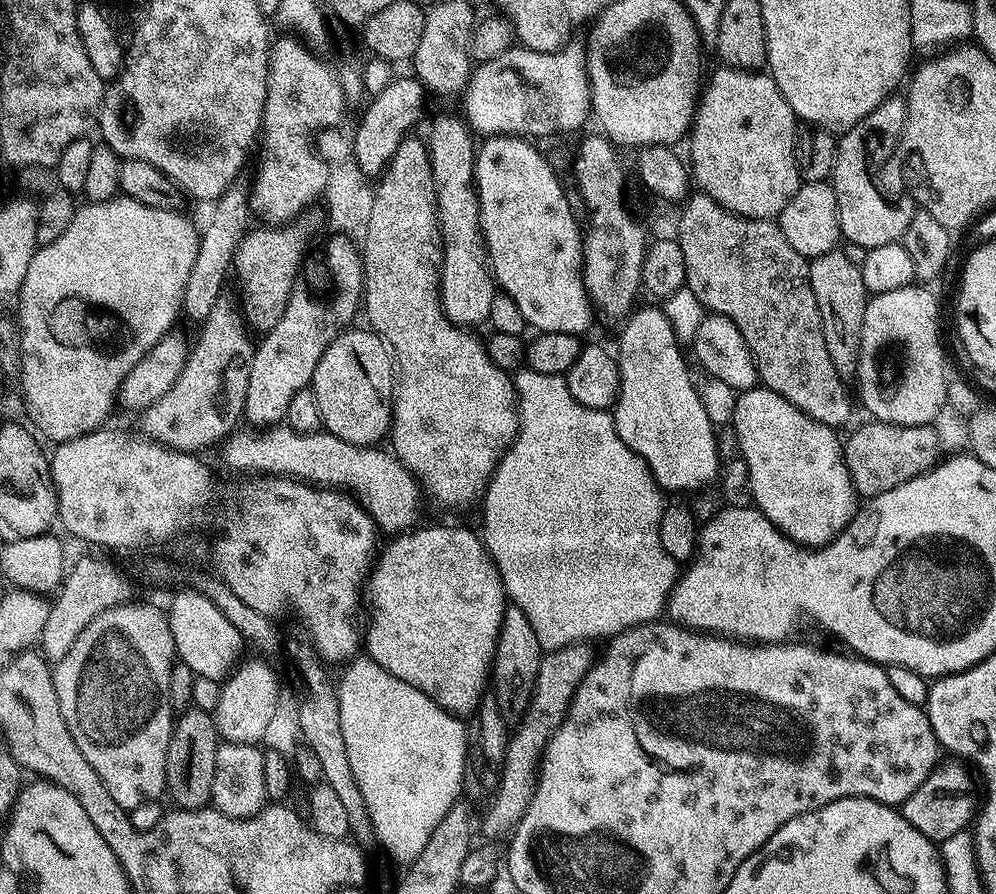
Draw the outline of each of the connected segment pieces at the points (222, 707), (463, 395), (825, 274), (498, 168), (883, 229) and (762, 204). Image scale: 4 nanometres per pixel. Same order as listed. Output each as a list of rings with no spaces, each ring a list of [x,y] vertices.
[[[246,660],[233,668],[223,681],[214,719],[221,741],[259,745],[260,739],[267,734],[268,727],[276,716],[276,707],[280,704],[280,680],[266,661]]]
[[[405,138],[397,147],[386,171],[379,177],[380,185],[374,188],[373,209],[366,227],[362,232],[362,259],[364,261],[364,303],[363,311],[368,311],[368,320],[371,331],[384,337],[393,357],[395,367],[398,369],[398,387],[392,402],[392,427],[390,429],[391,451],[407,466],[417,479],[426,487],[436,500],[444,504],[460,504],[463,500],[472,500],[481,495],[496,471],[496,465],[508,452],[508,447],[514,442],[516,432],[520,429],[520,414],[516,399],[516,386],[513,377],[503,372],[498,366],[494,366],[488,357],[487,347],[476,336],[471,336],[471,331],[463,327],[451,324],[444,317],[444,308],[440,305],[440,269],[438,267],[442,259],[440,246],[440,225],[436,222],[436,187],[432,177],[432,167],[428,157],[428,145],[423,139],[412,140]]]
[[[837,250],[811,257],[808,269],[810,286],[814,286],[814,298],[818,298],[818,314],[822,318],[830,358],[834,358],[836,368],[855,369],[862,338],[862,318],[870,299],[870,293],[862,282],[860,266],[851,263],[846,254]]]
[[[489,135],[483,142],[476,153],[474,183],[480,197],[484,247],[488,250],[488,262],[497,285],[514,298],[529,329],[537,333],[584,334],[592,324],[594,309],[584,289],[582,228],[579,223],[576,225],[572,204],[551,162],[535,148],[537,145],[531,139],[522,136]]]
[[[893,94],[882,101],[870,115],[862,118],[862,122],[839,137],[830,183],[838,198],[840,234],[847,242],[869,249],[903,241],[906,226],[910,226],[910,218],[918,210],[916,201],[907,194],[901,195],[900,204],[887,200],[876,189],[876,180],[872,177],[872,164],[887,165],[904,133],[907,117],[907,99],[903,95]]]
[[[717,67],[712,77],[707,77],[706,87],[699,99],[694,125],[690,130],[692,160],[690,176],[700,183],[699,191],[714,198],[726,210],[755,220],[779,217],[781,210],[794,198],[801,186],[800,171],[796,165],[796,130],[798,117],[790,110],[782,90],[763,71],[745,72],[743,68]]]

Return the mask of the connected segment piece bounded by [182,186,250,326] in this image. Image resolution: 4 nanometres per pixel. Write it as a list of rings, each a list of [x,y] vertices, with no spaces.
[[[233,186],[226,189],[218,200],[202,200],[195,205],[196,209],[190,212],[192,225],[200,235],[198,258],[194,258],[194,267],[190,270],[190,278],[186,281],[184,303],[182,305],[183,319],[193,320],[194,325],[200,326],[204,320],[210,318],[210,310],[222,299],[220,292],[224,283],[229,283],[232,272],[232,259],[236,247],[245,232],[249,231],[250,209],[248,206],[249,189]]]

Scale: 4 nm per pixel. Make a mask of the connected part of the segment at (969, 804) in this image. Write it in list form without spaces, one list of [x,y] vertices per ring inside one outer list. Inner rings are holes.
[[[941,763],[937,766],[928,775],[926,782],[922,782],[922,786],[918,786],[918,790],[914,790],[914,794],[910,794],[910,798],[906,798],[902,805],[906,822],[910,822],[914,830],[926,834],[926,838],[934,842],[965,831],[978,812],[978,792],[972,789],[973,773],[963,763],[952,763],[956,764]]]

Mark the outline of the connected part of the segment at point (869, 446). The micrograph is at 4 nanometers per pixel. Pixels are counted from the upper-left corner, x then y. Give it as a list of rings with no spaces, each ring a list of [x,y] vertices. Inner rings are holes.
[[[867,423],[854,429],[842,444],[846,470],[857,497],[871,498],[886,494],[886,490],[894,490],[894,486],[902,486],[902,482],[910,482],[910,478],[918,478],[923,472],[929,472],[941,459],[940,436],[932,424],[902,426]]]

